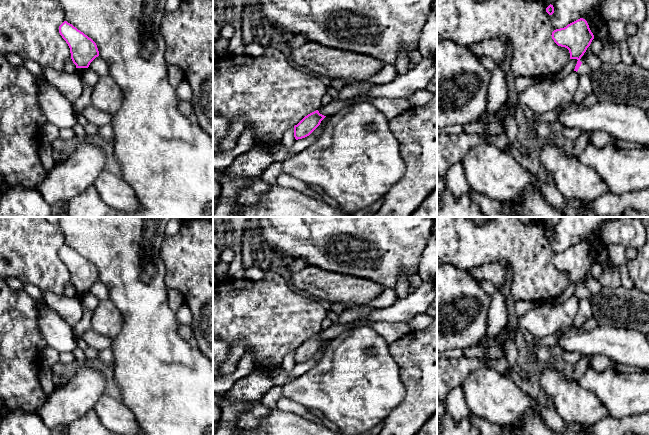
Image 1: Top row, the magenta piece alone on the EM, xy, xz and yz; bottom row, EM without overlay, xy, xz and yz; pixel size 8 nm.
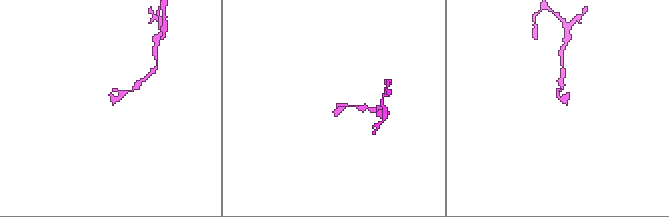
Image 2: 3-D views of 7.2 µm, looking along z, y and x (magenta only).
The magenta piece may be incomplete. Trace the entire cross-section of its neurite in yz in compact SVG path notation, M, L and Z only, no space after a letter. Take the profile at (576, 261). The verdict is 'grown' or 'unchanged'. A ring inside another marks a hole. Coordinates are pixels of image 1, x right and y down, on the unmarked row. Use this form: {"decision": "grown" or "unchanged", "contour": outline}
{"decision": "grown", "contour": "M580 242L564 252L554 254L551 260L558 270L565 271L569 274L570 283L578 284L574 295L576 295L579 300L587 299L591 302L593 295L585 286L580 285L594 263L594 259L587 245Z"}

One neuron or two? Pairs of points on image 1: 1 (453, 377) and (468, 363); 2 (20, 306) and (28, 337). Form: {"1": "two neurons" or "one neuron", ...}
{"1": "one neuron", "2": "one neuron"}

